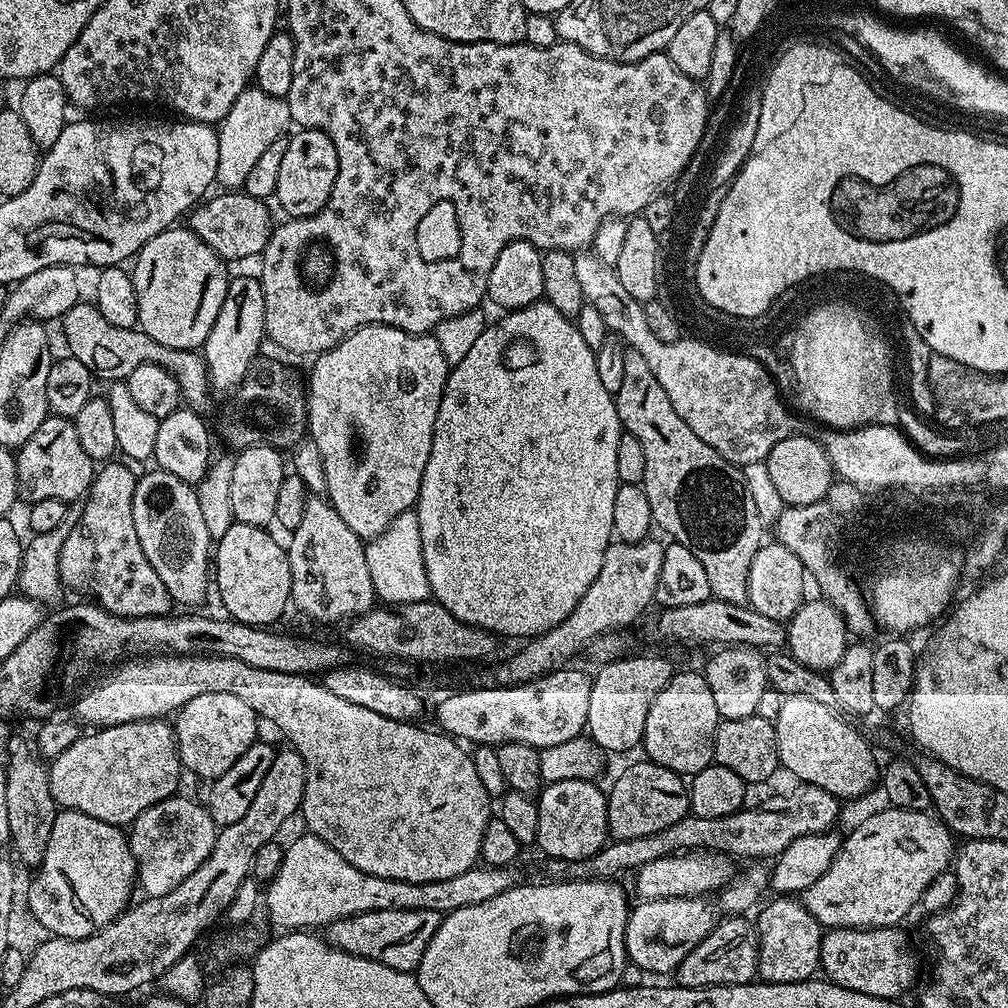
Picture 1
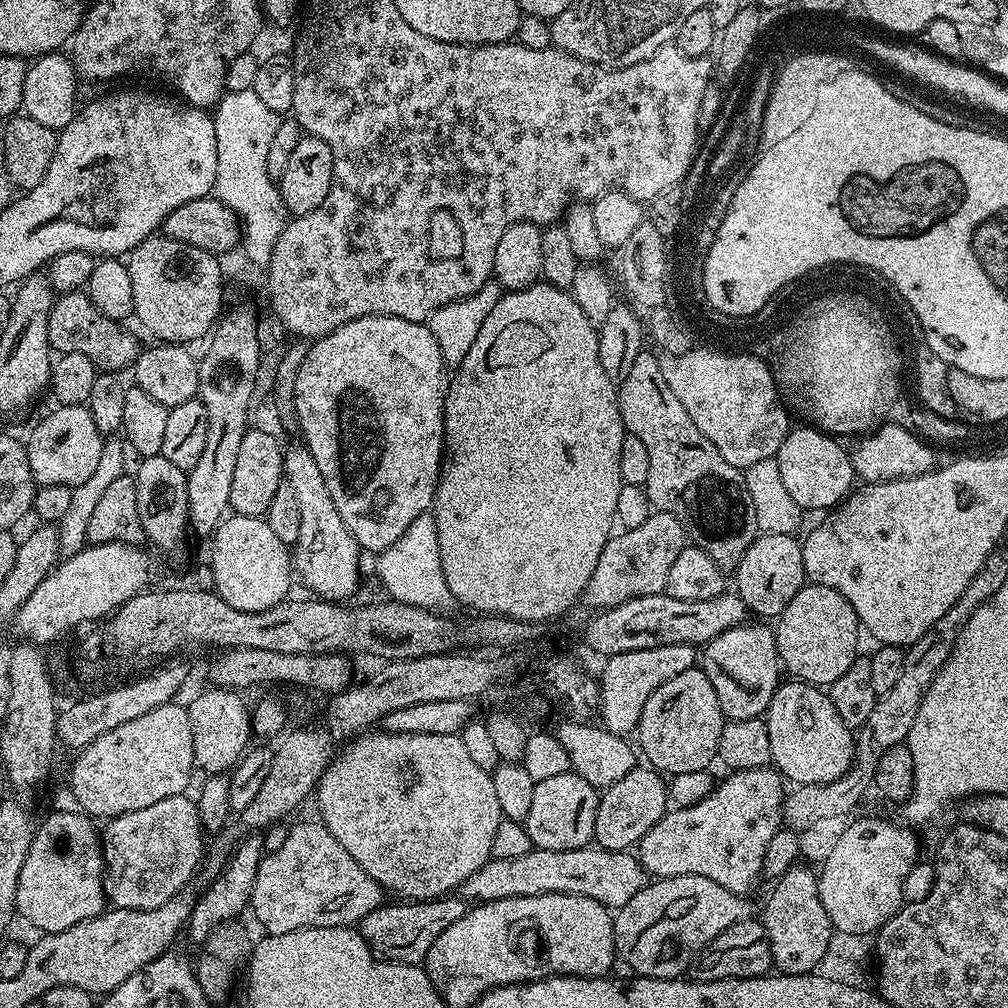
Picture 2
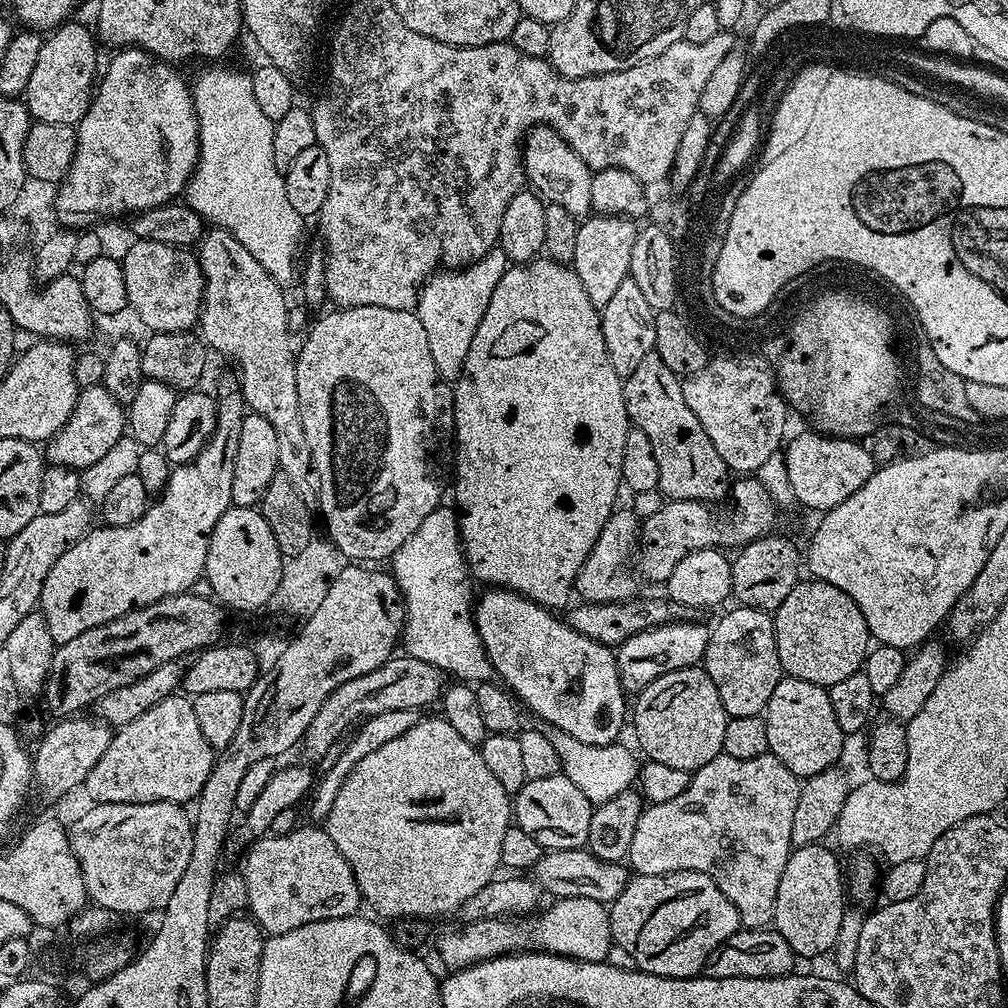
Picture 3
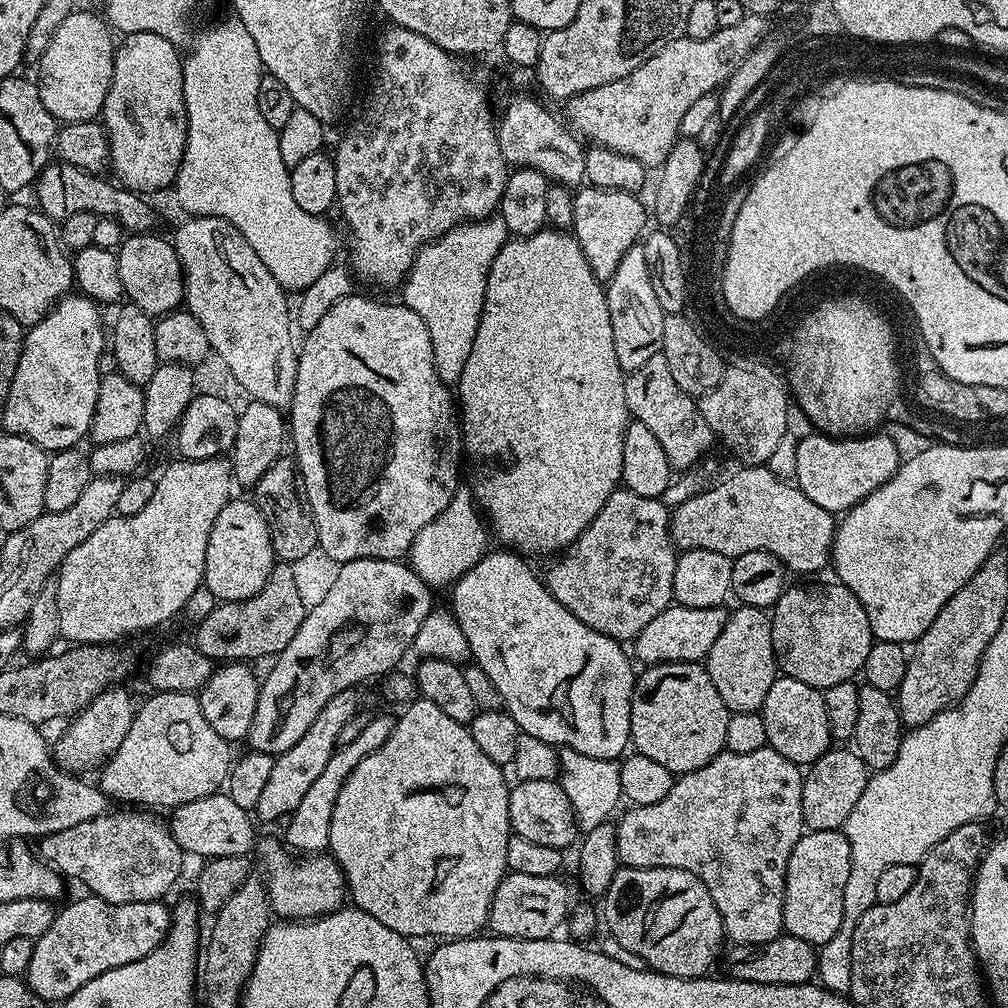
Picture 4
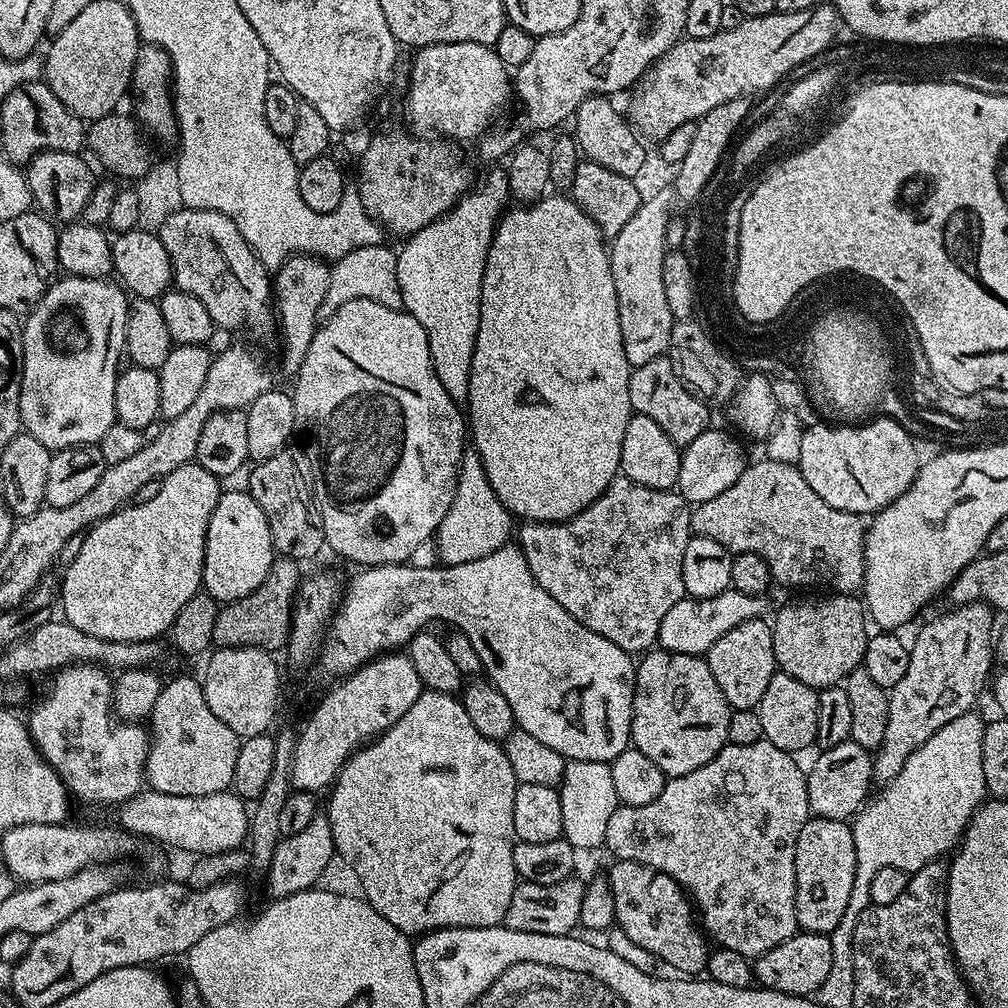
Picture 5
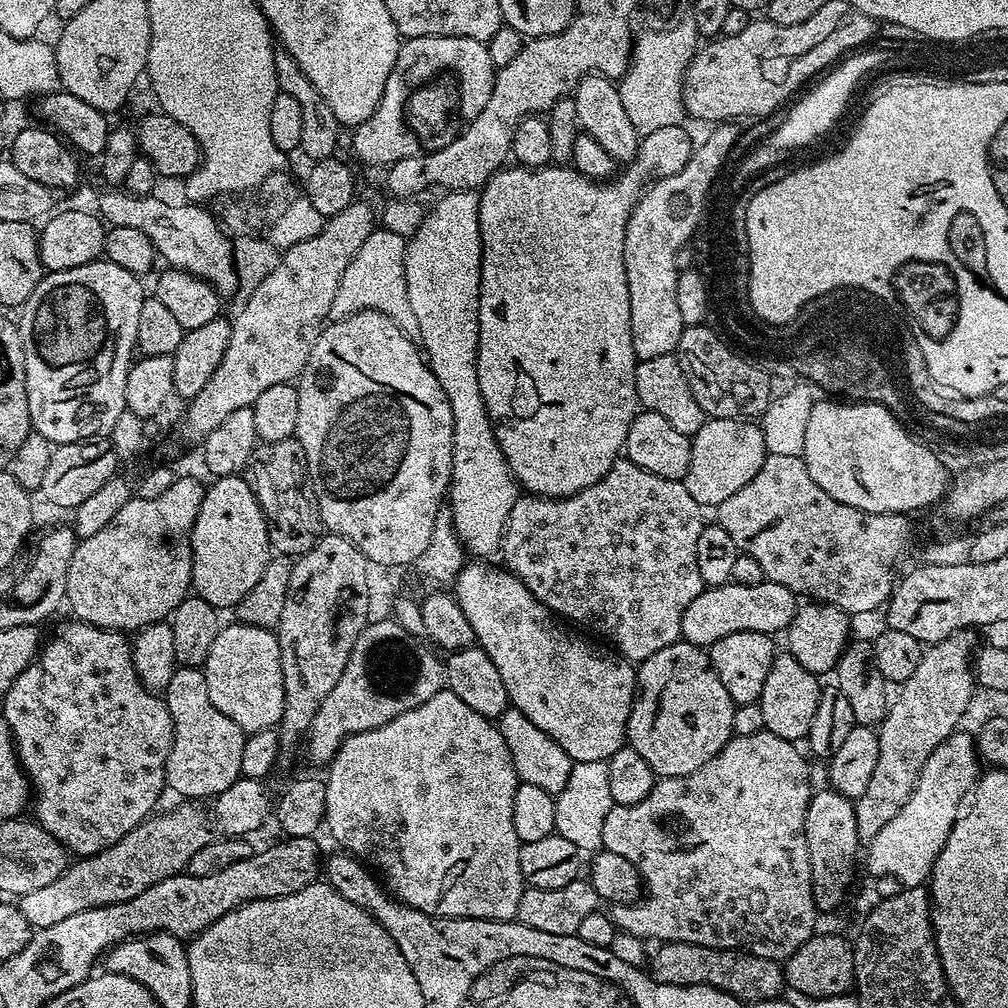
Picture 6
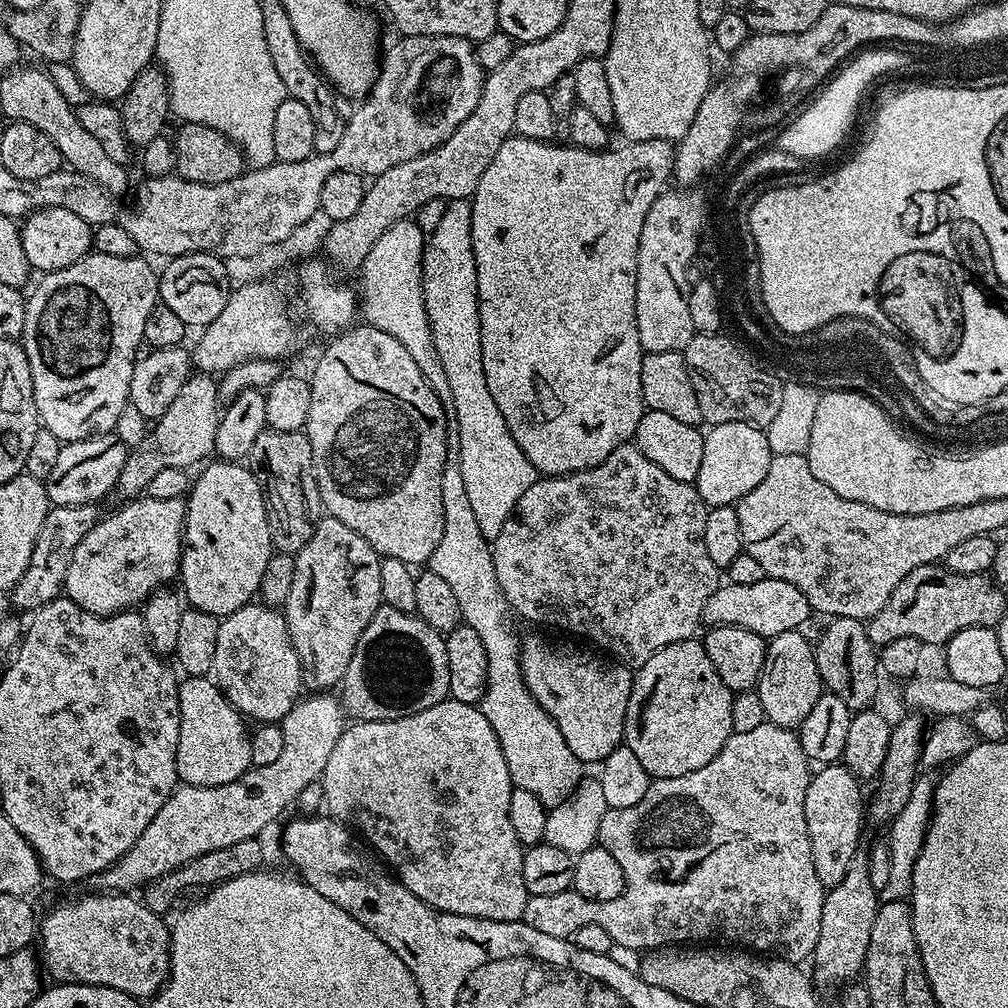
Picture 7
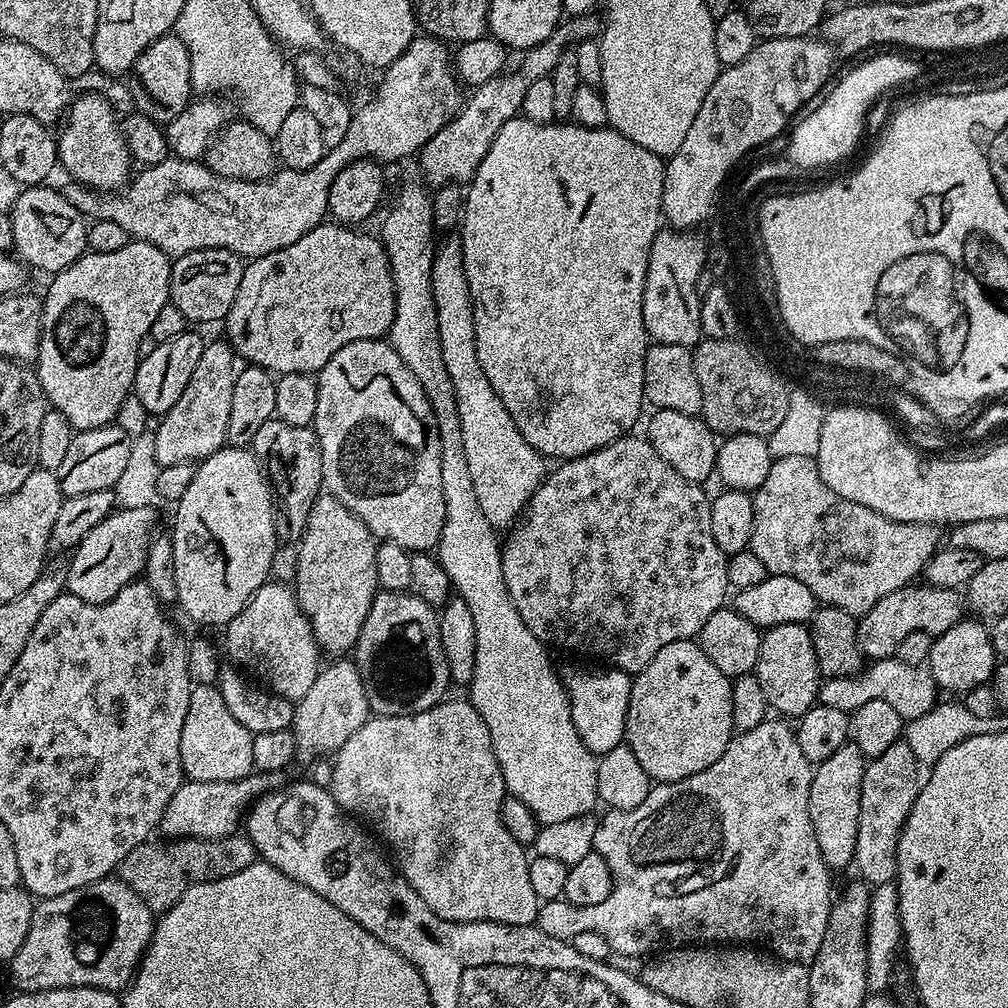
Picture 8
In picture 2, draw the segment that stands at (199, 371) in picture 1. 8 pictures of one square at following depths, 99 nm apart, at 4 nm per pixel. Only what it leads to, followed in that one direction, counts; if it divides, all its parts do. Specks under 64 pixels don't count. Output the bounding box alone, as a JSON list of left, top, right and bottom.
[48,290,142,374]

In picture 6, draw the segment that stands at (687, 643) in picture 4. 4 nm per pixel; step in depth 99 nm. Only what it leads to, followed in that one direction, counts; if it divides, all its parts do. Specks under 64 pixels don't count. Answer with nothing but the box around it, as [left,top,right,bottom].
[680,580,798,649]

